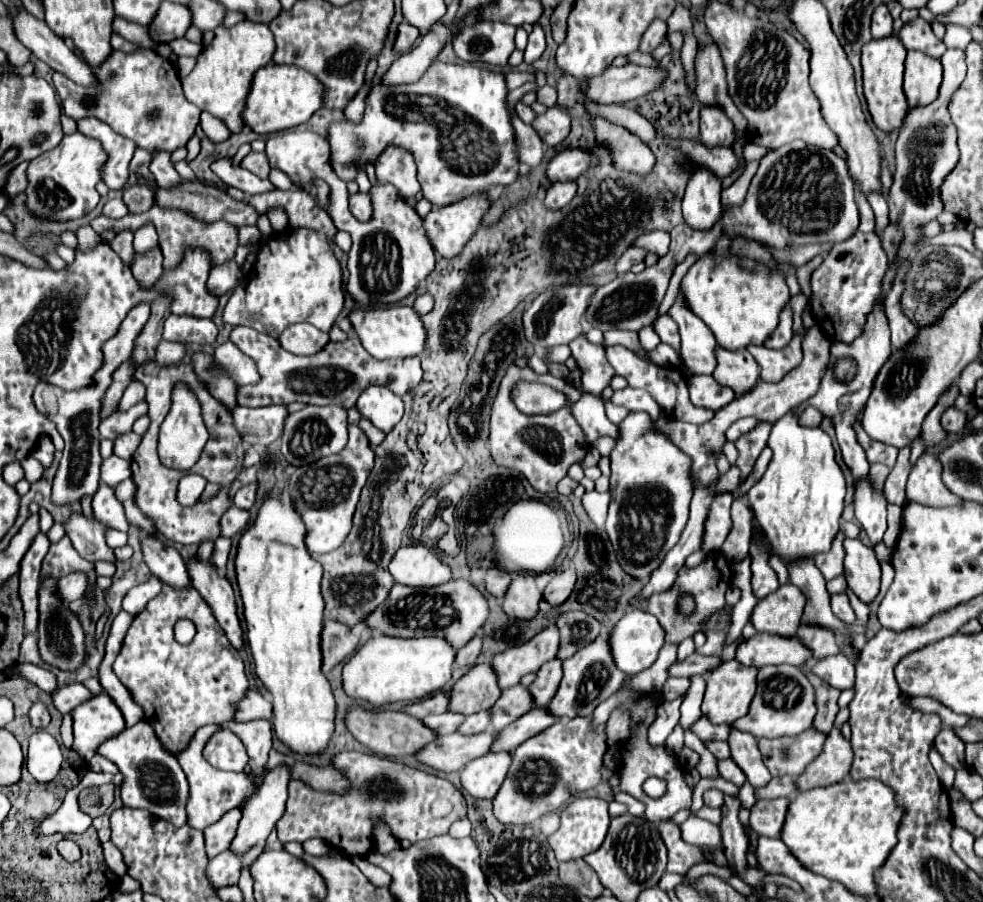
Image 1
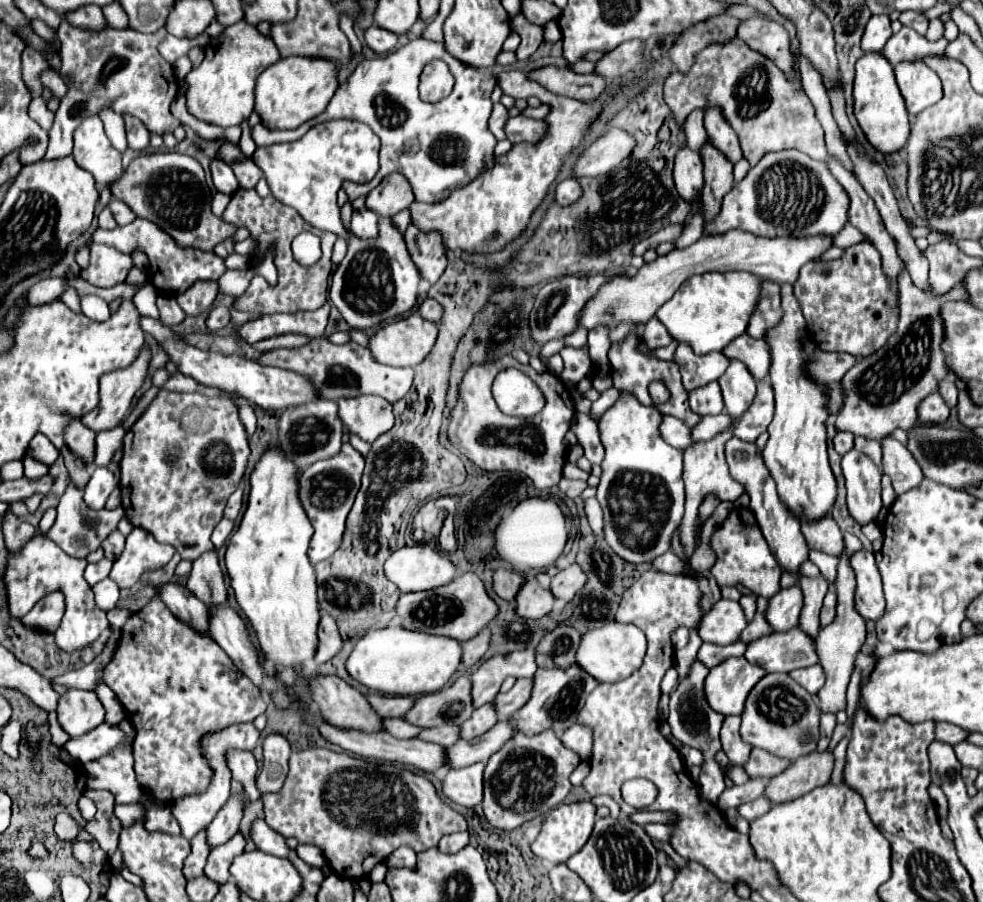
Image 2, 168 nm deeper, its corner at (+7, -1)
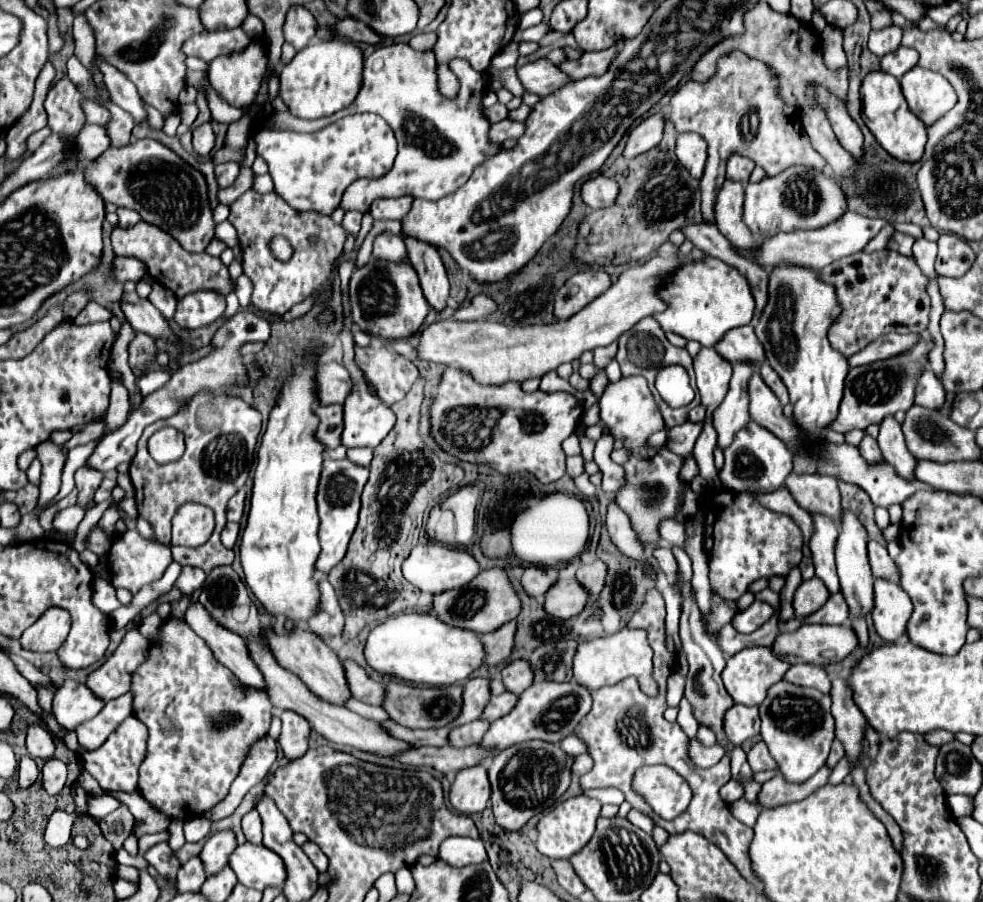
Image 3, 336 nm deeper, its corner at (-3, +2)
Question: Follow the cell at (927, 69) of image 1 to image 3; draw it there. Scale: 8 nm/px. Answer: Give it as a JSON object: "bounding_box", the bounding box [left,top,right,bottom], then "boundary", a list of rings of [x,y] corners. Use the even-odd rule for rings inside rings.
{"bounding_box":[900,67,956,125],"boundary":[[[914,67],[900,79],[908,109],[926,125],[934,125],[956,105],[956,91],[942,75]]]}

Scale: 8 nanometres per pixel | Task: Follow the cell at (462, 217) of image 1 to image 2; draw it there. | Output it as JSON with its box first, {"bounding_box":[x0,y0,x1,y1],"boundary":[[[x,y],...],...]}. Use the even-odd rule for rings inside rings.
{"bounding_box":[404,224,446,284],"boundary":[[[410,224],[404,232],[404,240],[422,278],[430,284],[438,282],[446,268],[446,246],[442,242],[442,234],[422,232],[420,228]]]}

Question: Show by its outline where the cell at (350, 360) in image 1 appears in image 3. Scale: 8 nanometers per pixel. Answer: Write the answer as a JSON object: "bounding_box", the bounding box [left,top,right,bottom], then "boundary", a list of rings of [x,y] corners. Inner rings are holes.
{"bounding_box":[356,347,418,405],"boundary":[[[356,347],[356,365],[378,389],[378,397],[392,405],[406,397],[418,379],[416,365],[386,347]]]}

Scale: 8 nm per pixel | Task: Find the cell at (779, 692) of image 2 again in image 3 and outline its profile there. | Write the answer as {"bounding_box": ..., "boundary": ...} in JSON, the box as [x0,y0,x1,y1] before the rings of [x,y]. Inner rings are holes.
{"bounding_box":[760,683,834,783],"boundary":[[[776,683],[768,691],[768,699],[760,705],[762,739],[766,741],[770,755],[778,763],[780,773],[790,783],[808,781],[820,767],[826,765],[830,745],[834,741],[834,717],[830,713],[830,695],[816,689],[792,687],[792,683]]]}

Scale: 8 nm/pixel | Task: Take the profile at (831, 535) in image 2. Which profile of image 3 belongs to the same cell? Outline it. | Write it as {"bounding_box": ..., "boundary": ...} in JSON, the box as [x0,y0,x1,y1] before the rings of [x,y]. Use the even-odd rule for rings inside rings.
{"bounding_box":[786,473,842,521],"boundary":[[[790,473],[786,479],[786,489],[792,493],[796,503],[808,513],[824,513],[840,521],[842,505],[840,491],[834,477],[828,475],[798,475]]]}

